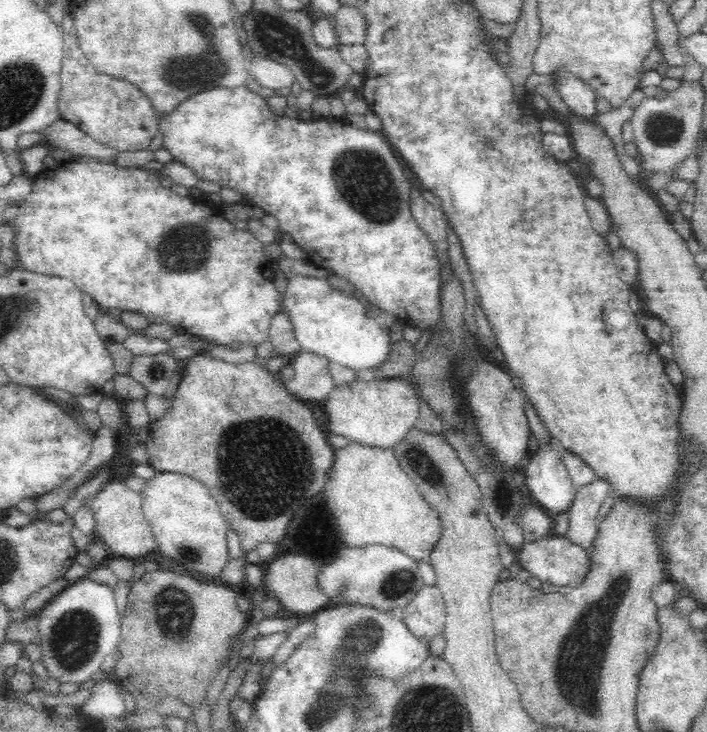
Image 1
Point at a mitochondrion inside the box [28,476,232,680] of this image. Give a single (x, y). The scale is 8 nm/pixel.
(73, 640)

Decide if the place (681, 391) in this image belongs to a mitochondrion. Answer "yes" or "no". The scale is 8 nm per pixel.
no

